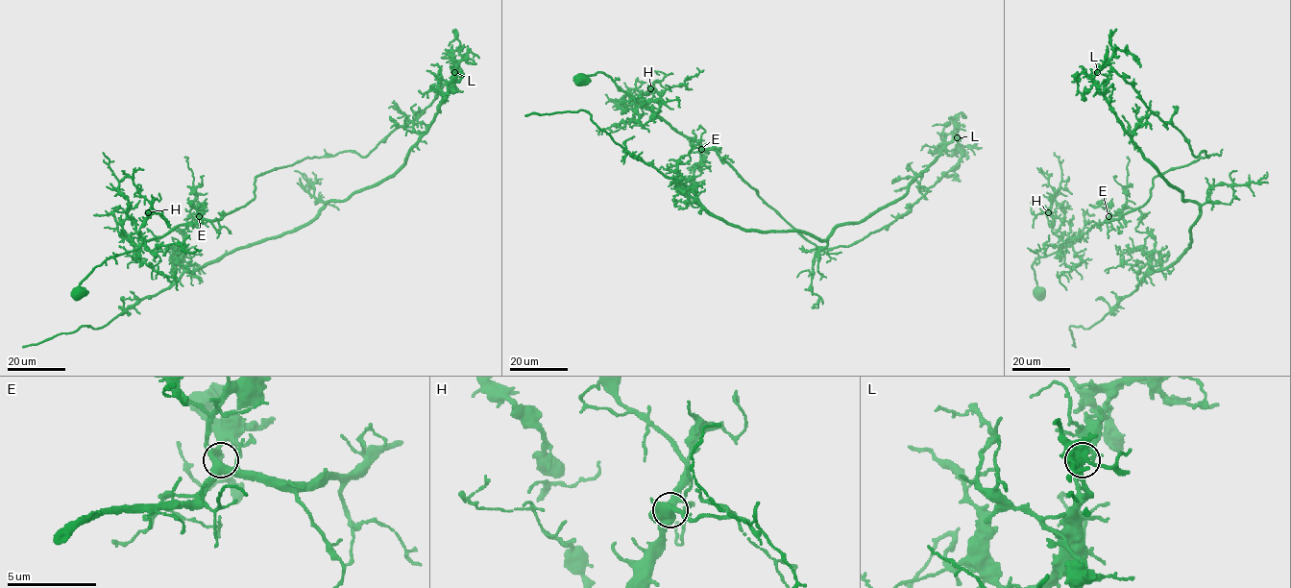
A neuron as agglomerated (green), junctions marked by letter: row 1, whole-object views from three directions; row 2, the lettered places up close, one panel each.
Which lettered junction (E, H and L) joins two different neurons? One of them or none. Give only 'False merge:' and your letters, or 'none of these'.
False merge: L

